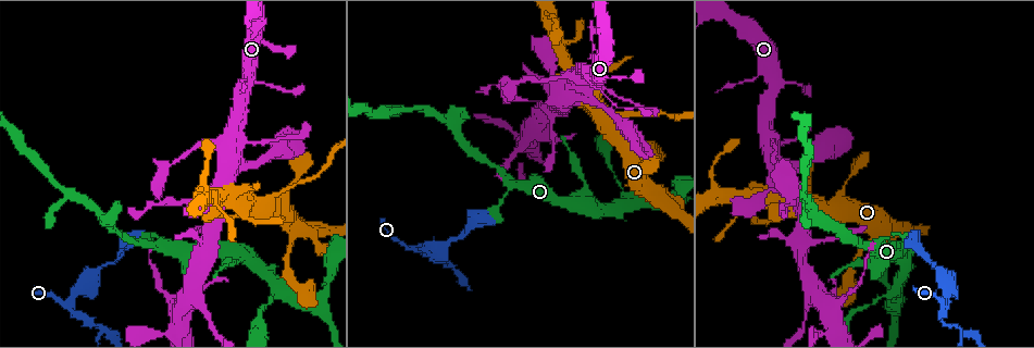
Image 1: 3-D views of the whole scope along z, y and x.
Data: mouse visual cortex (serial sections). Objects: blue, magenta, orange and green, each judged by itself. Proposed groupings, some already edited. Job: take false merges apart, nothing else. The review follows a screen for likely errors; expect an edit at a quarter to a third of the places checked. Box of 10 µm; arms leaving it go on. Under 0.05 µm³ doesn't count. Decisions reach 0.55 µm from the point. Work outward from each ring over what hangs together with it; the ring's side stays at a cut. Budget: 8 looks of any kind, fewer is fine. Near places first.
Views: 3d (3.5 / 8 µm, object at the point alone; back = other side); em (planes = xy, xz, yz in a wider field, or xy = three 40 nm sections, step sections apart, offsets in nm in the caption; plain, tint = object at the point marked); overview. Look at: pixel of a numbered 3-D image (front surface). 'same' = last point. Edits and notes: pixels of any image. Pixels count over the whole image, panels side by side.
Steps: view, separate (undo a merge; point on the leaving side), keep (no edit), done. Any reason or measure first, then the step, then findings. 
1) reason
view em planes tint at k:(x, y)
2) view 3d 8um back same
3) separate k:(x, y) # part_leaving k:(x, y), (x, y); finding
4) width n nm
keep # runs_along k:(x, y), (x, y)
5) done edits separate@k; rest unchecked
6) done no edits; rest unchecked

three-way junction
view 3d 3.5um at 1:(815, 198)

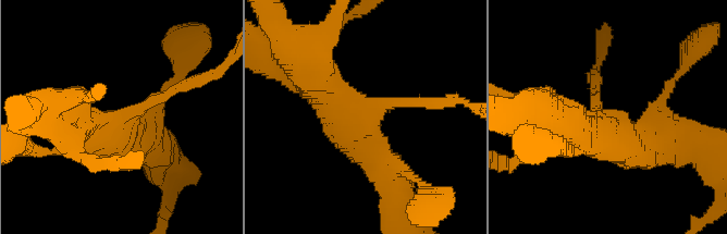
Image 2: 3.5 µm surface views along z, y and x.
arms 3; arm_widths 150, 450, 500 nm; shape alone is not enough
view em planes tint at 2:(132, 115)

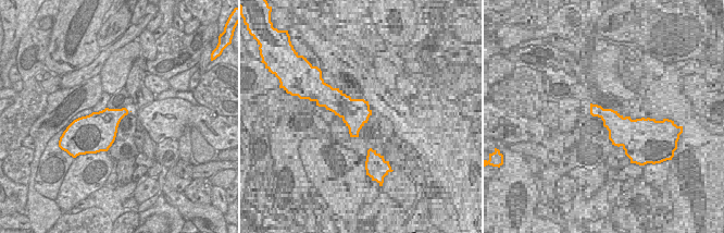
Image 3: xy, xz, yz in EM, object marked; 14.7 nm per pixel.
keep # runs_along 2:(127, 145), (111, 135), (134, 111), (195, 82); continuous, no second cell

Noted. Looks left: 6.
four-way junction
view 3d 3.5um at 1:(182, 306)

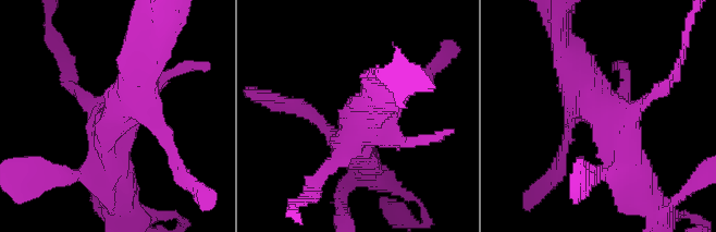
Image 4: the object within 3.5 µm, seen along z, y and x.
view em planes tint at 4:(611, 116)

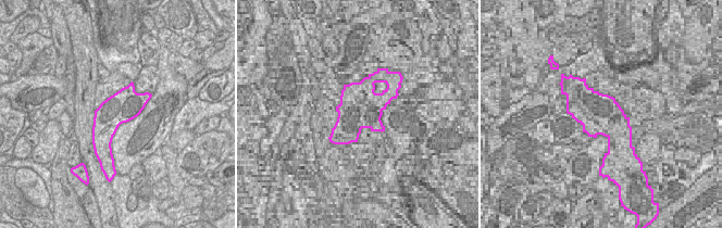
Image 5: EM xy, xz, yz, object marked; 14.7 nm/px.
keep # runs_along 4:(568, 49), (627, 159); all the same cell

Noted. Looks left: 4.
sharp bend
view em xy step 2 tint at 1:(946, 301)

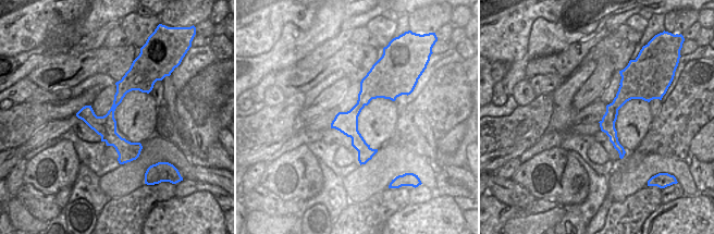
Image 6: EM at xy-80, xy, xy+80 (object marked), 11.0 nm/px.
view 3d 3.5um same

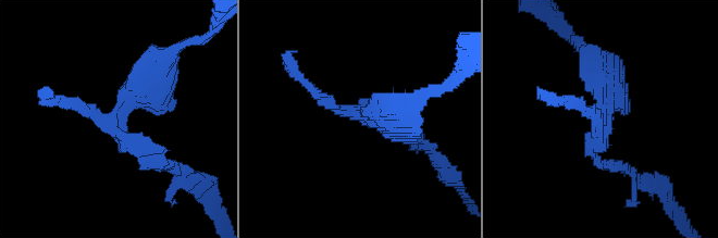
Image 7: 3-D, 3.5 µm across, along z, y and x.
separate 7:(172, 105) # a second cell is stuck on

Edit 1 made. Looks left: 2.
done edits separate@7; rest unchecked

